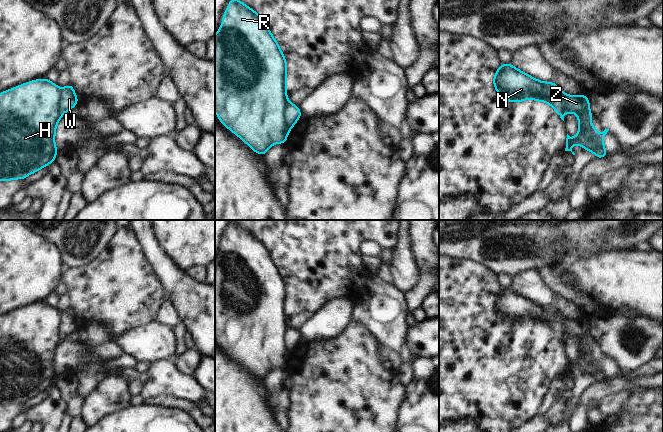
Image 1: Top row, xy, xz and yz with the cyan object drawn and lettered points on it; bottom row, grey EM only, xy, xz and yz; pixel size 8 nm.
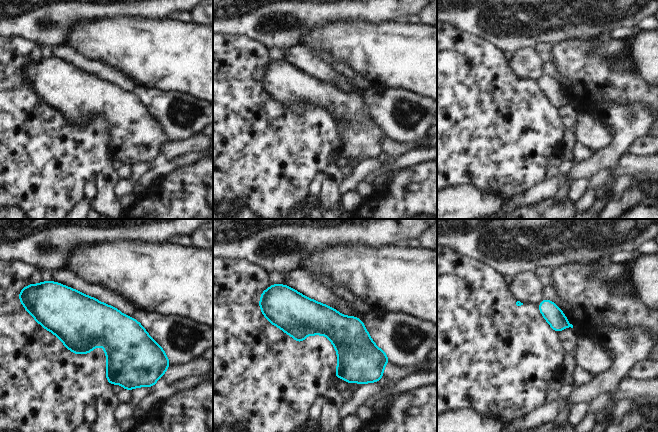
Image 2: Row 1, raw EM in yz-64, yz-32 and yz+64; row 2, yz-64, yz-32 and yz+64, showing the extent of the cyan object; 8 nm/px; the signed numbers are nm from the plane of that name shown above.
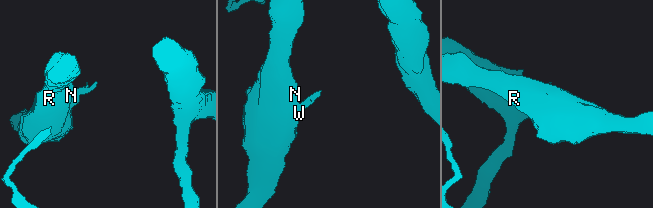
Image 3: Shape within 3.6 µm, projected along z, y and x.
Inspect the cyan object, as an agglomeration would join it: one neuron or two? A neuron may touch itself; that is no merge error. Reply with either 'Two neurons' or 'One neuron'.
Two neurons

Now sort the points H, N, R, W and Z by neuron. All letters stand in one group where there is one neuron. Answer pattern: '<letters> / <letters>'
H N R Z / W

